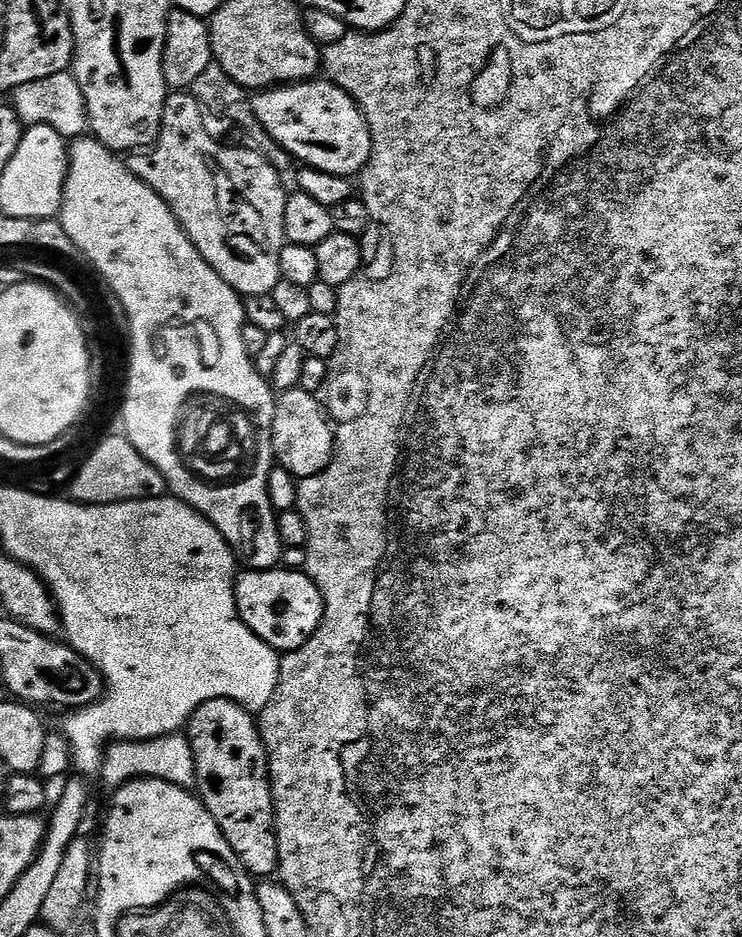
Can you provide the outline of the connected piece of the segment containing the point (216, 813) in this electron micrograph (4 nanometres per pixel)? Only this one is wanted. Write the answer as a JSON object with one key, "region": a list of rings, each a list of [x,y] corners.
{"region":[[[211,700],[198,706],[196,713],[188,719],[186,735],[192,744],[196,762],[198,795],[214,822],[218,822],[218,830],[222,830],[226,842],[230,842],[230,850],[234,850],[249,876],[275,877],[280,866],[276,841],[276,806],[272,803],[272,781],[268,779],[268,751],[260,736],[257,717],[232,700]]]}

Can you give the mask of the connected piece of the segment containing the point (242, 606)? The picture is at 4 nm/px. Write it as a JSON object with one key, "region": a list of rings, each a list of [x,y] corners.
{"region":[[[277,566],[265,572],[244,570],[237,575],[236,609],[250,631],[277,653],[287,654],[298,650],[316,633],[324,617],[324,599],[307,572]]]}

